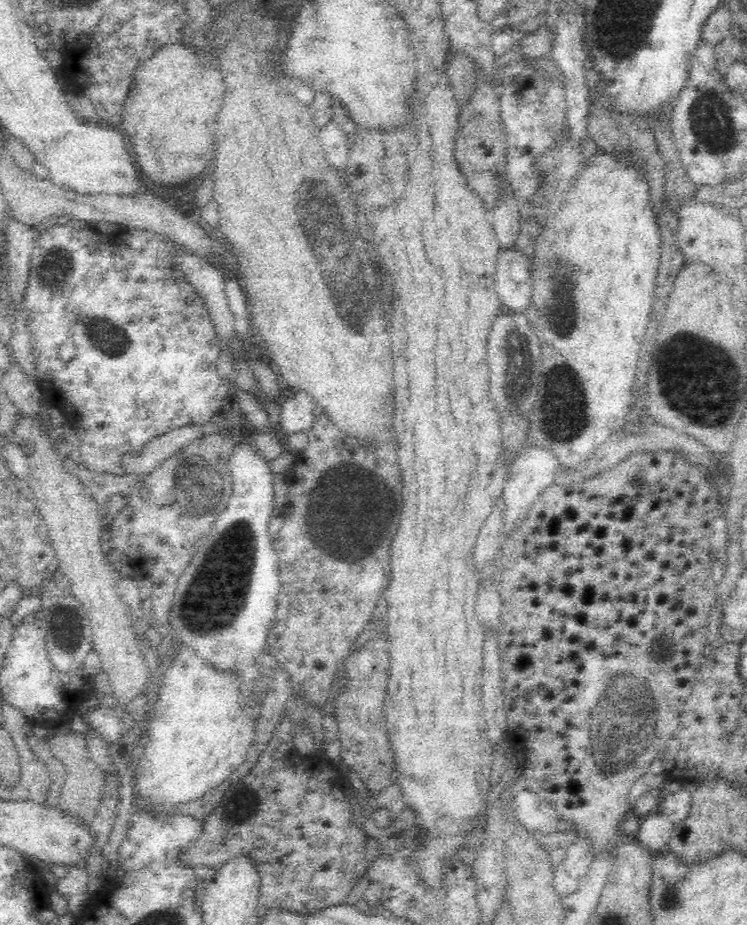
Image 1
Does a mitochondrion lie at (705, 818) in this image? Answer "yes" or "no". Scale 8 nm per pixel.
no

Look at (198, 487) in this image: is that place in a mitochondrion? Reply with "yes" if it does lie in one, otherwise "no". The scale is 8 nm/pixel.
yes

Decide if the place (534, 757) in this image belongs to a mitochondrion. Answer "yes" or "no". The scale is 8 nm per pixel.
no

